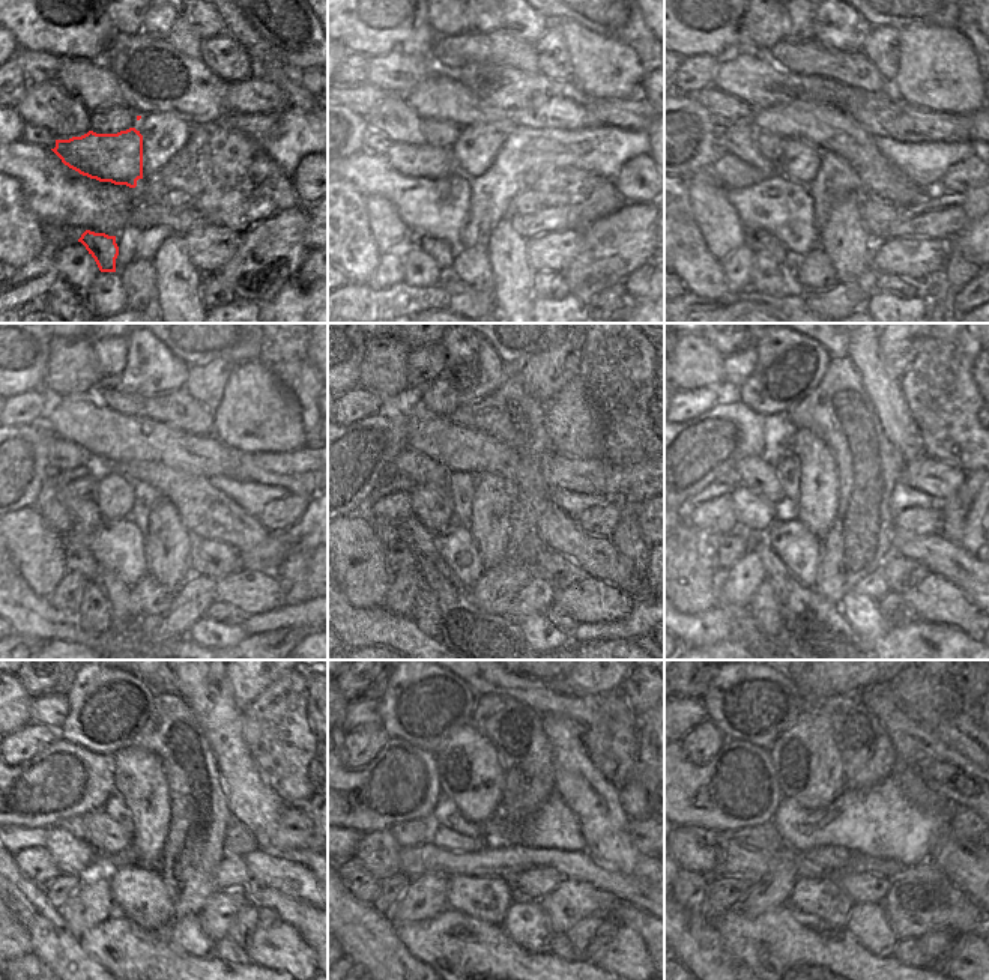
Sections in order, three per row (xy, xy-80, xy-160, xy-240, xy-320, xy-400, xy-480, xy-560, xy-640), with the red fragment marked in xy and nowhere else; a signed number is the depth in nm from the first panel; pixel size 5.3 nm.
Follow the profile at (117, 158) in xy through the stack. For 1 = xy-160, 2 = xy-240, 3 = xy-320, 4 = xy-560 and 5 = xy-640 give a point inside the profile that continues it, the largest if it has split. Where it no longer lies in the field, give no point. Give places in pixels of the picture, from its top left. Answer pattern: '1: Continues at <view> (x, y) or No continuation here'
1: Continues at xy-160 (731, 172)
2: Continues at xy-240 (78, 559)
3: Continues at xy-320 (399, 555)
4: Continues at xy-560 (393, 887)
5: Continues at xy-640 (723, 893).

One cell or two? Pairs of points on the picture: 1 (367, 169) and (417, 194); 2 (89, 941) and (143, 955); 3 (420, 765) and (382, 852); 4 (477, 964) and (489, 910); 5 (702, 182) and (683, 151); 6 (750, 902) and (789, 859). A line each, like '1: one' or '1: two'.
1: one
2: one
3: two
4: two
5: two
6: one

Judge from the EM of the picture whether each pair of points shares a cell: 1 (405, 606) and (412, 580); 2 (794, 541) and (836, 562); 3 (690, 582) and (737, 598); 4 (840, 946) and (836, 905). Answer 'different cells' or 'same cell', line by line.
1: same cell
2: different cells
3: different cells
4: different cells

